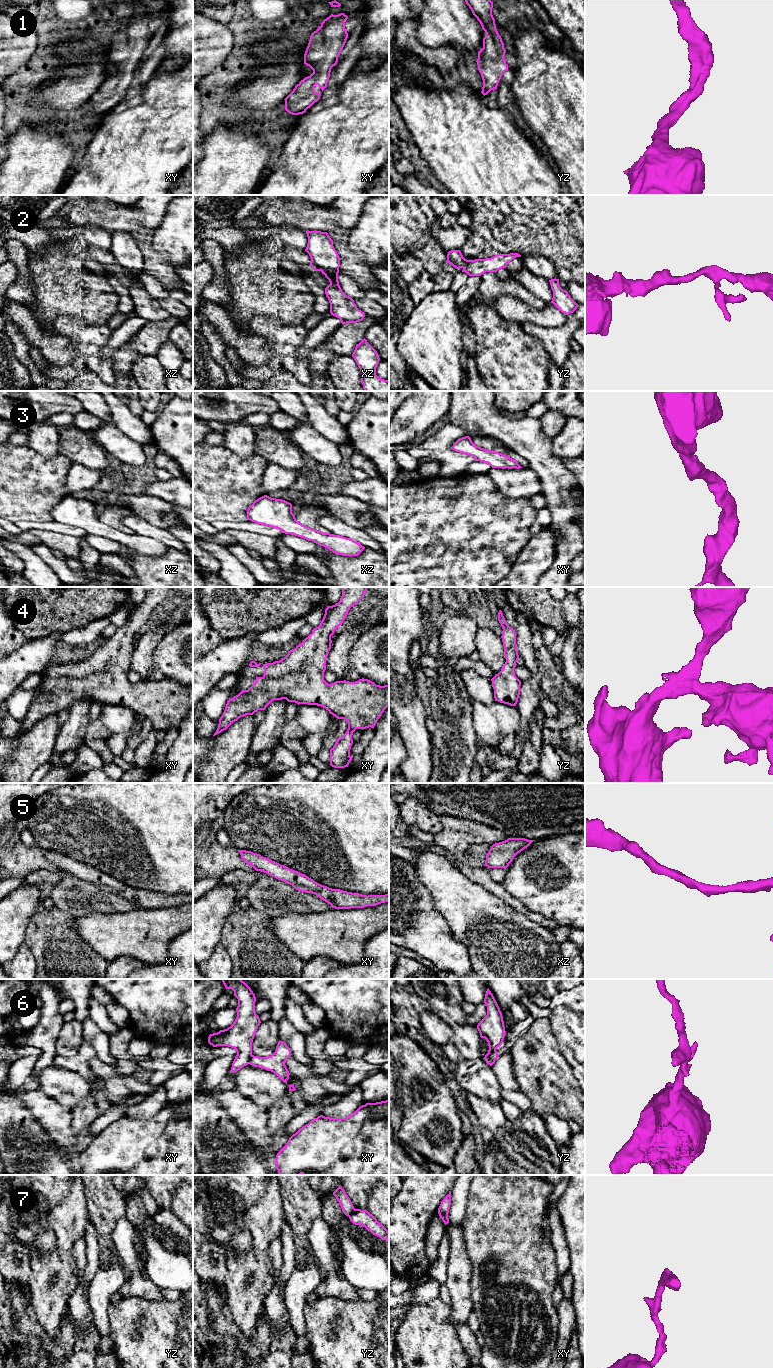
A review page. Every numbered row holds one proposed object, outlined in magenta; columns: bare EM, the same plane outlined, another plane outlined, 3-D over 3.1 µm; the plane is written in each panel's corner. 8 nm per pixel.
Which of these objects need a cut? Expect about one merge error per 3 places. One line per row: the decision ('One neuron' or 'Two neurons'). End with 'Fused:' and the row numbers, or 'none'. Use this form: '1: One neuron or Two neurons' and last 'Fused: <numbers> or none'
1: One neuron
2: One neuron
3: One neuron
4: One neuron
5: One neuron
6: Two neurons
7: Two neurons
Fused: 6, 7

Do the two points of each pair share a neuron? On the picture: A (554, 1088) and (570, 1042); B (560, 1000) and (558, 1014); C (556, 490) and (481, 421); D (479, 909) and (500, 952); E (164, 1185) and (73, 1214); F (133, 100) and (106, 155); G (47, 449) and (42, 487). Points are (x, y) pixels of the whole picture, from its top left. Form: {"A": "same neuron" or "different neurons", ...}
{"A": "different neurons", "B": "different neurons", "C": "same neuron", "D": "same neuron", "E": "different neurons", "F": "different neurons", "G": "different neurons"}

